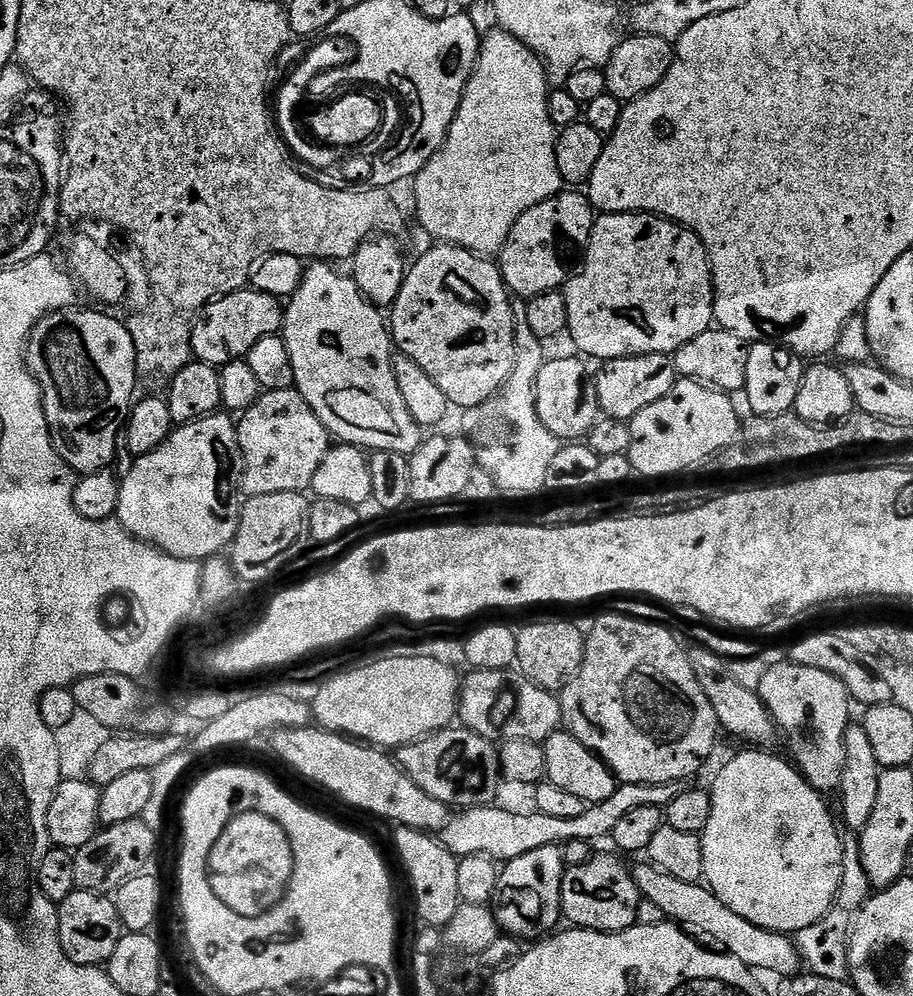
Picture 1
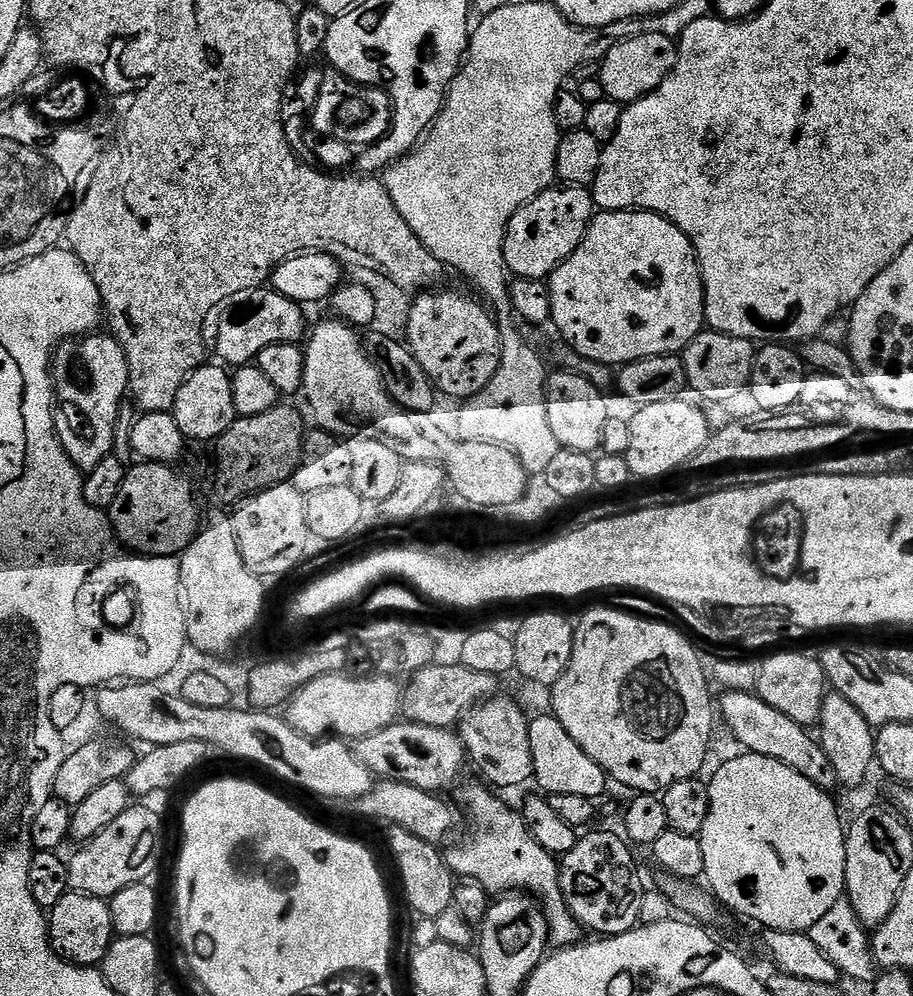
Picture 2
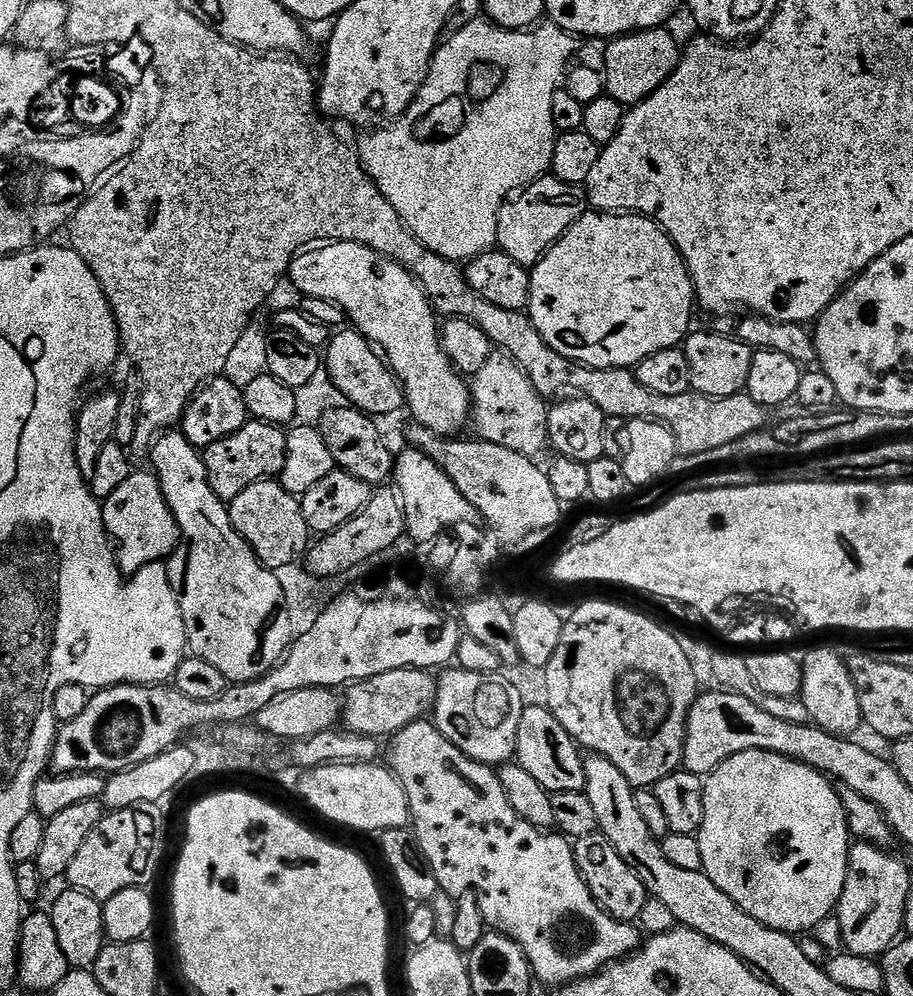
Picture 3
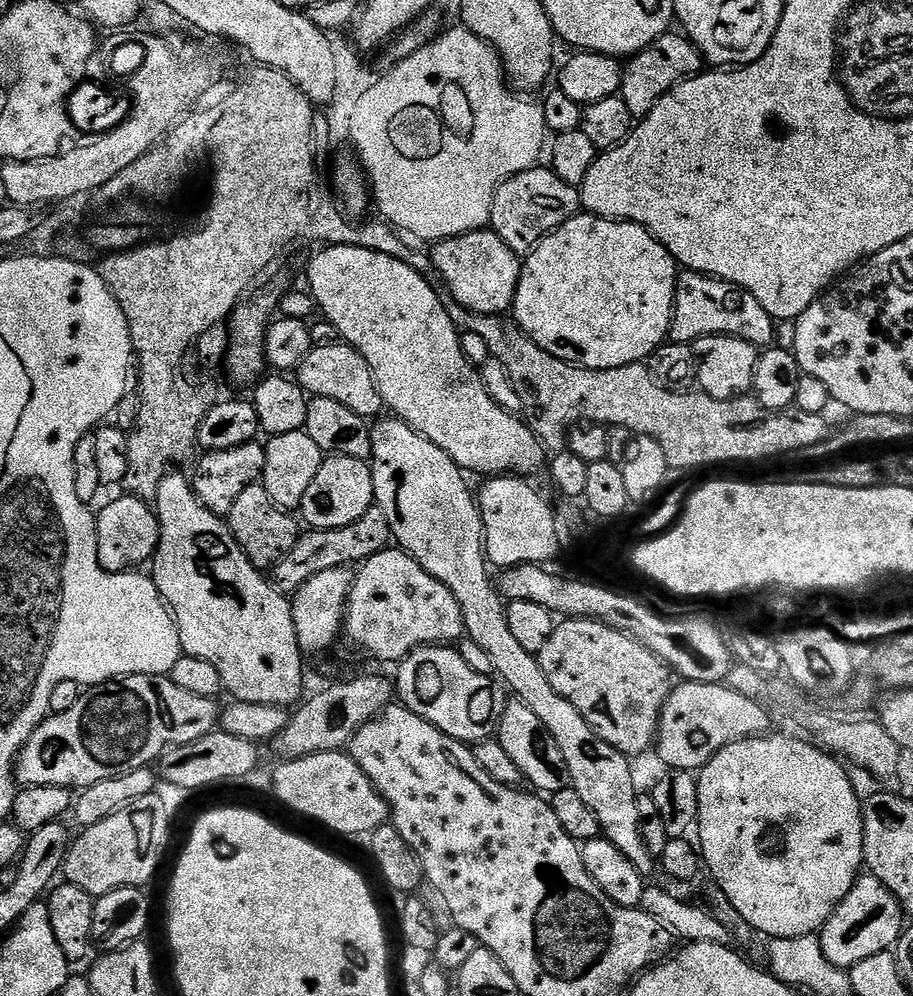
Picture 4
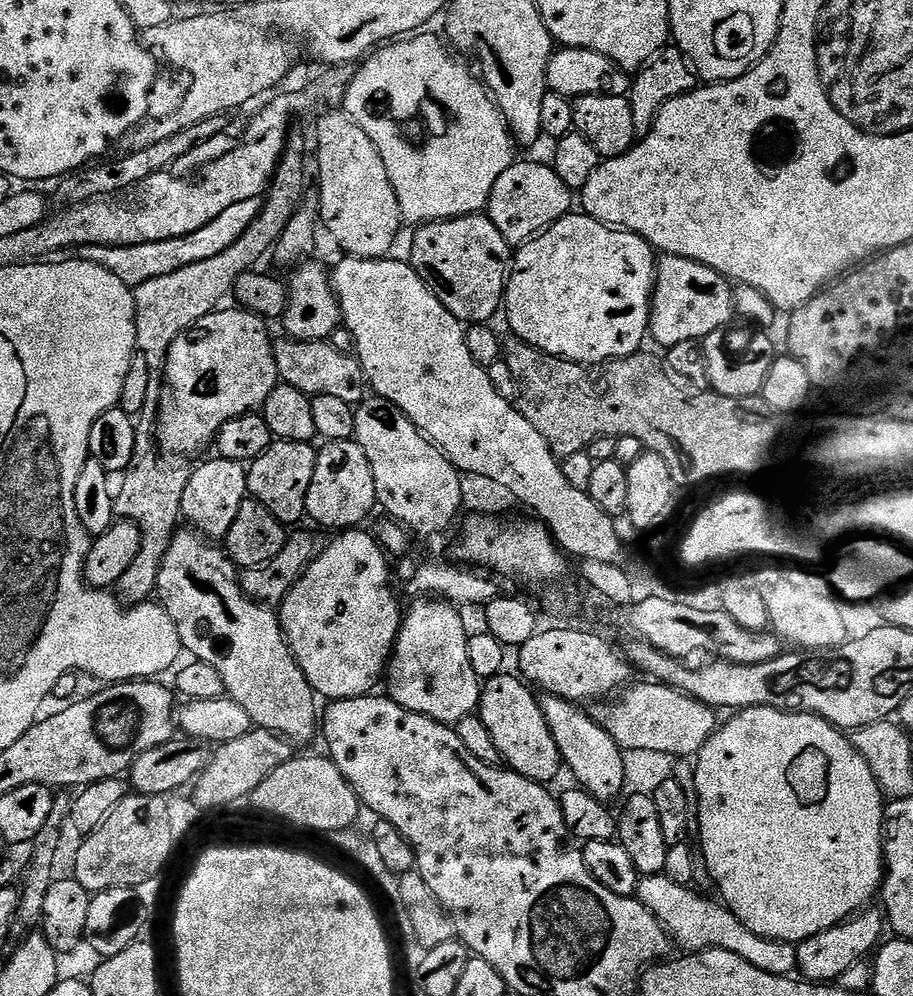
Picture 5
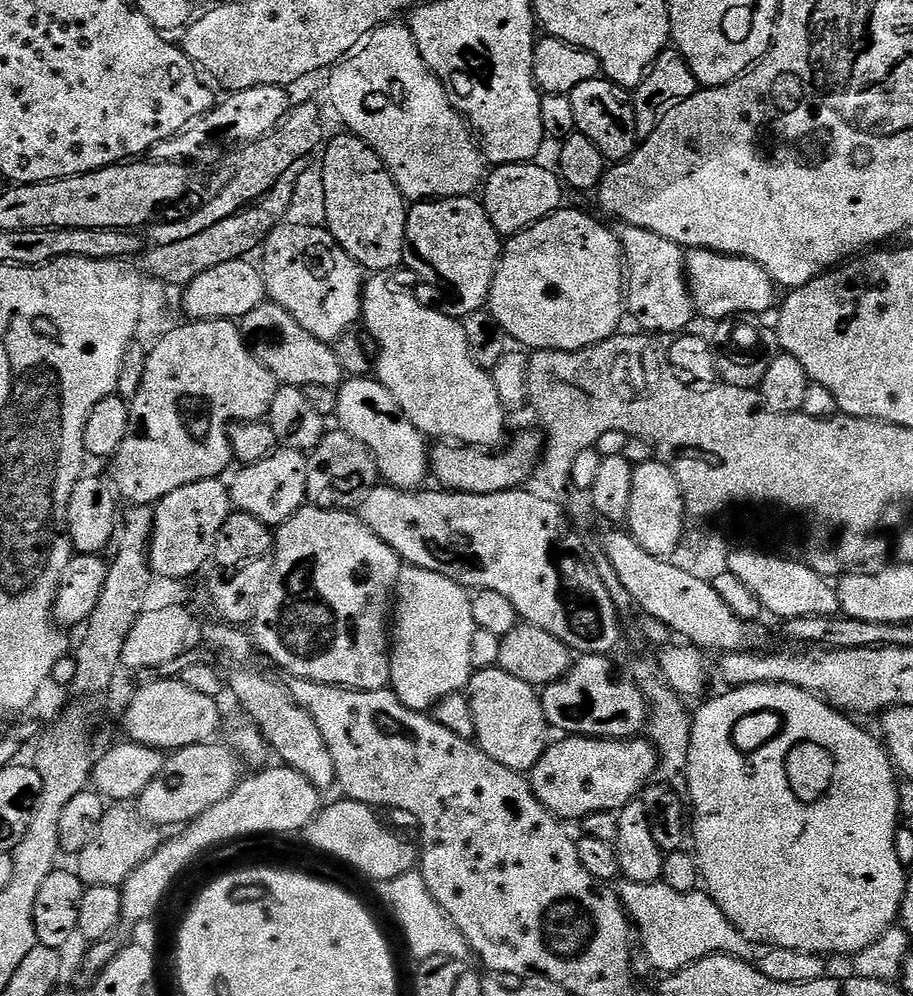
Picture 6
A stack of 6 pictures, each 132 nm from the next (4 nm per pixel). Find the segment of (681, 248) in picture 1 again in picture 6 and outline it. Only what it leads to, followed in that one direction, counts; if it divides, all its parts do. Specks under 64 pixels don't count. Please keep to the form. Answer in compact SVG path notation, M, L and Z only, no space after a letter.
M561 207L559 212L553 212L526 230L507 237L496 264L487 311L498 318L509 338L525 344L520 346L528 350L577 352L593 348L617 335L621 331L620 323L626 320L626 273L619 235L613 229L611 232L602 221L568 207Z

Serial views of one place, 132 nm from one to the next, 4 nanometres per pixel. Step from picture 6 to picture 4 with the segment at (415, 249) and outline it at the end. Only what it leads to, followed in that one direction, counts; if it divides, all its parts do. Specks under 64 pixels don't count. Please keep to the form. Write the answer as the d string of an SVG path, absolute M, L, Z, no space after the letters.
M467 232L449 240L439 241L433 248L436 249L432 252L432 264L436 267L437 274L444 279L444 284L455 303L461 304L467 312L475 312L478 316L499 316L511 309L520 281L522 260L514 250L510 250L510 246L506 246L506 242L502 242L502 238L498 238L496 232Z

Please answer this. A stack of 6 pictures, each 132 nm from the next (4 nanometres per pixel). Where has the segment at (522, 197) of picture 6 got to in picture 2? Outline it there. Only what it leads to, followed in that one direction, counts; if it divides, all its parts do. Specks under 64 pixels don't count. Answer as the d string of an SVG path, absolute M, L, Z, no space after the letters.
M553 186L511 214L504 233L504 264L513 277L547 281L552 271L578 250L594 215L594 201L588 188Z

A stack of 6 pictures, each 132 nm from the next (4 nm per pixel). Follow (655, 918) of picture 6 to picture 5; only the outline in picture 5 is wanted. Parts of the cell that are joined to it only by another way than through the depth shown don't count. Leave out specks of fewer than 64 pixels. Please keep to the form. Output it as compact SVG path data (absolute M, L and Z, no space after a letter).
M641 876L640 885L636 888L635 899L645 904L664 926L673 941L676 940L689 953L705 952L707 948L730 950L730 954L738 954L738 958L746 958L750 966L758 966L758 970L766 970L766 974L775 976L792 976L797 971L796 945L781 940L767 940L754 930L746 930L742 922L738 922L729 908L723 903L701 894L695 887L674 882L669 876Z

